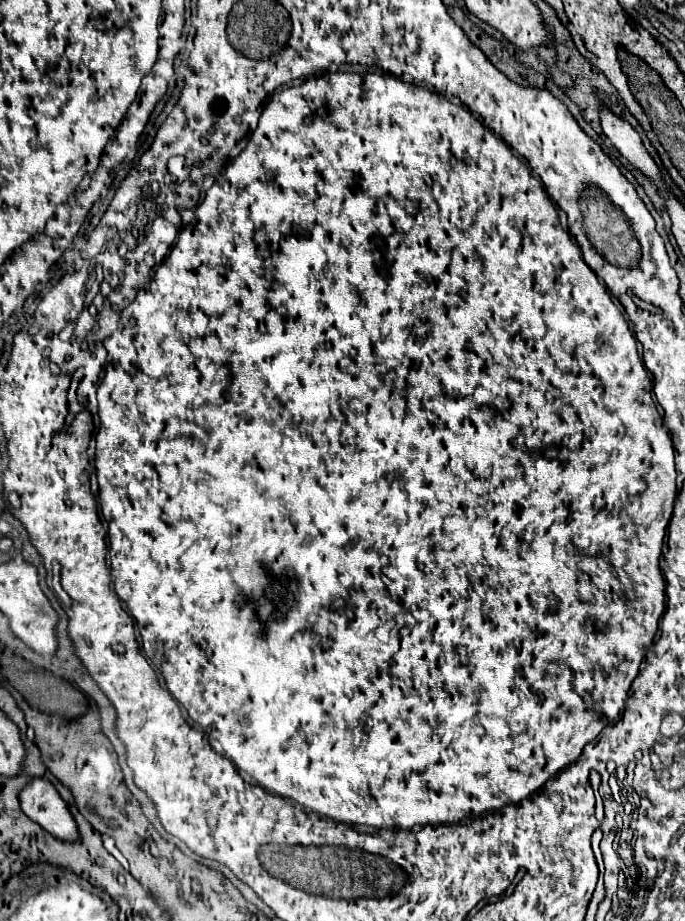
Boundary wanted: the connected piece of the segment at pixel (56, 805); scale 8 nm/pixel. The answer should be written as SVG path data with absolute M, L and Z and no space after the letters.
M35 779L29 783L19 793L19 799L23 813L39 823L45 831L57 839L63 839L65 843L67 839L79 839L79 829L67 803L47 779Z

